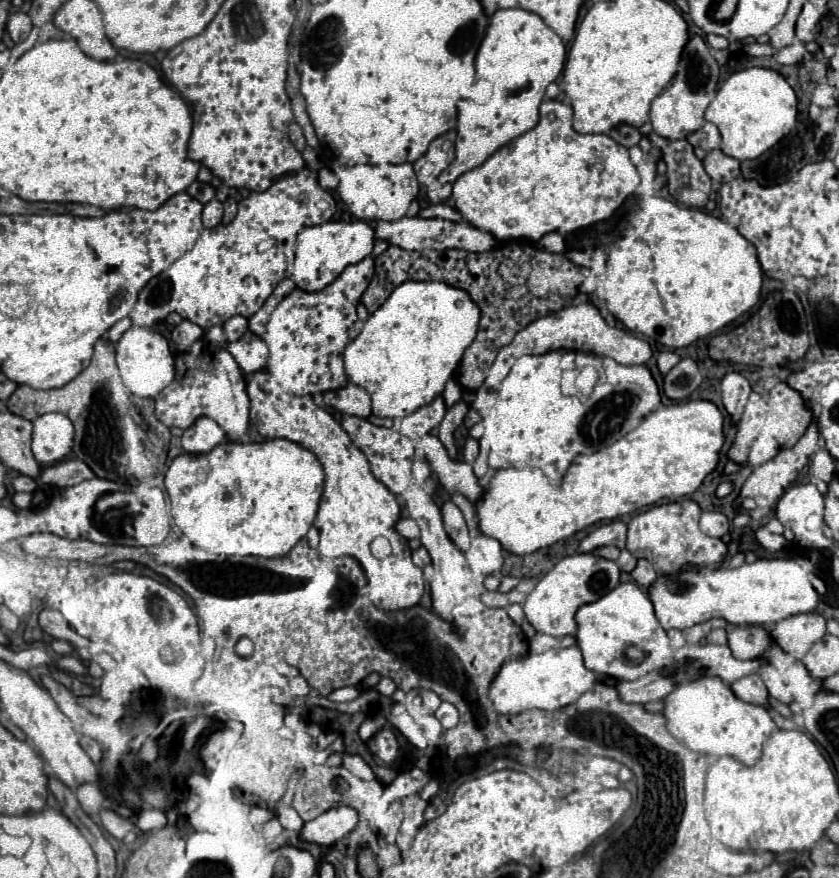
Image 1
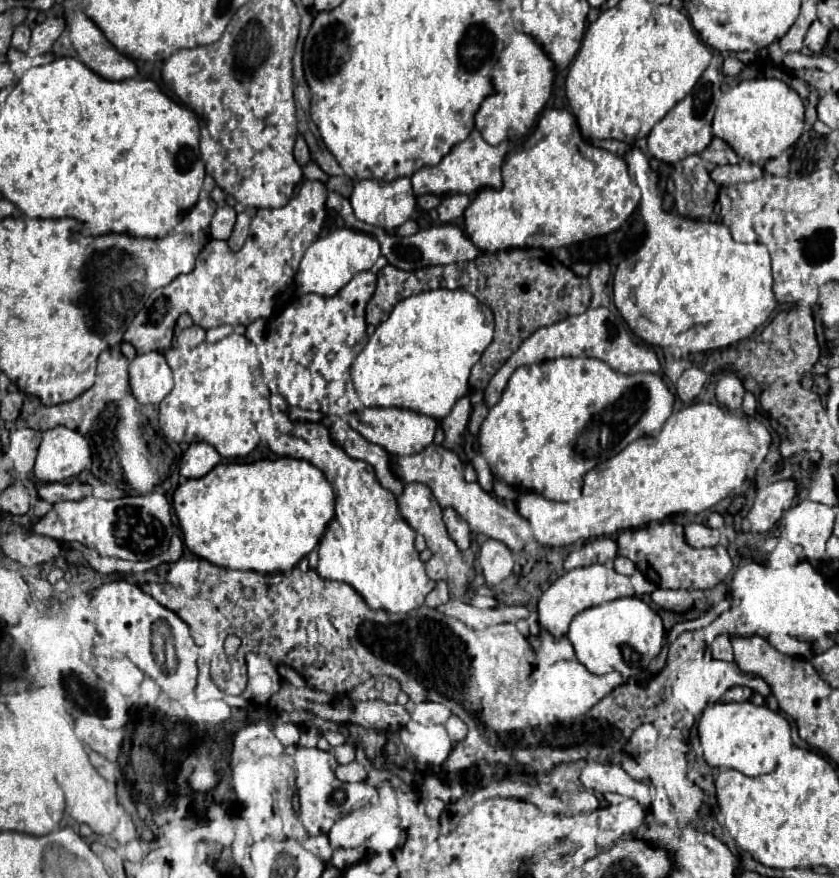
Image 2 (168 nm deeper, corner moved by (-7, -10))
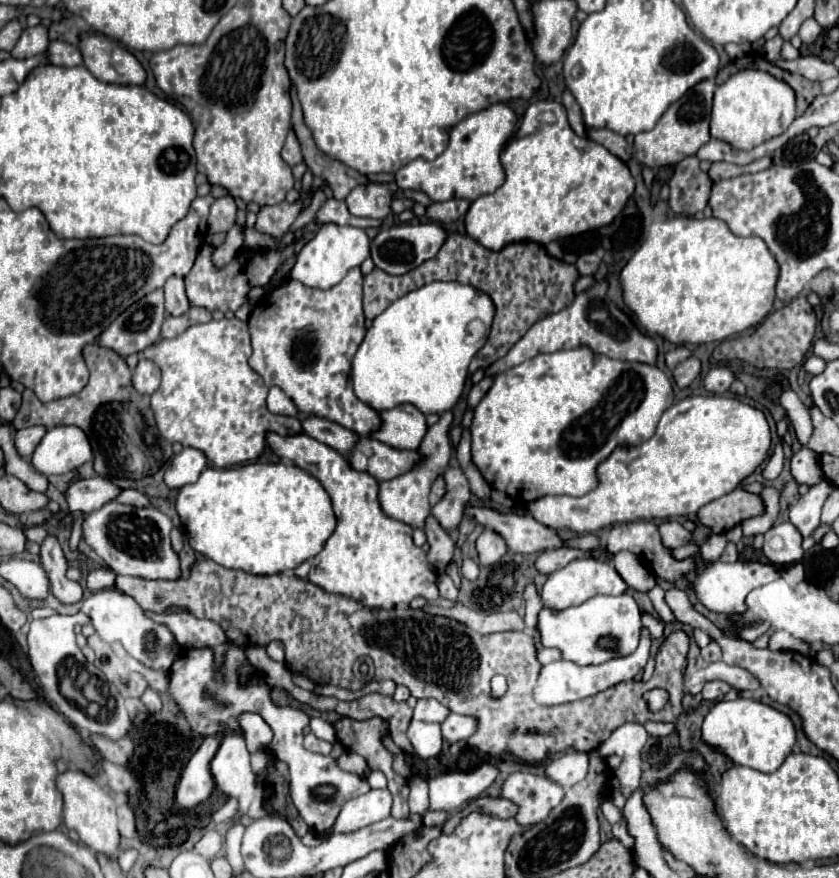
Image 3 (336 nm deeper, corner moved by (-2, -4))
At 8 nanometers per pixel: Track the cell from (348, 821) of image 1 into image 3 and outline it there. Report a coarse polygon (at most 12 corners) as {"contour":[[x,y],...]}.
{"contour":[[387,789],[347,801],[333,825],[351,833],[391,815]]}

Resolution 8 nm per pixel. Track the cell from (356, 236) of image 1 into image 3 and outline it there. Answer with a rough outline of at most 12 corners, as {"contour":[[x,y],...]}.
{"contour":[[329,223],[291,271],[329,289],[369,257],[363,229]]}

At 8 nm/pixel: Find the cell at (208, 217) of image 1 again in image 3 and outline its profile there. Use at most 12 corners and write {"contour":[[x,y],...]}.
{"contour":[[231,195],[215,199],[208,234],[235,225],[237,205]]}

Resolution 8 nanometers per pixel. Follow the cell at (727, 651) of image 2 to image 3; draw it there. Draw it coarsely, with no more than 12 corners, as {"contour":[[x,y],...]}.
{"contour":[[713,641],[701,649],[707,663],[721,661],[721,647]]}

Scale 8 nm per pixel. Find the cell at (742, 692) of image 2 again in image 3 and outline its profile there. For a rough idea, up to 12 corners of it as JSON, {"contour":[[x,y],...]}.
{"contour":[[707,681],[701,695],[713,701],[731,687],[723,681]]}

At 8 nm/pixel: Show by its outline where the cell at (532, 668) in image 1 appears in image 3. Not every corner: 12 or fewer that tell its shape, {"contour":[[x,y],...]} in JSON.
{"contour":[[643,627],[629,657],[601,665],[565,659],[541,669],[533,697],[561,705],[631,681],[649,659]]}

